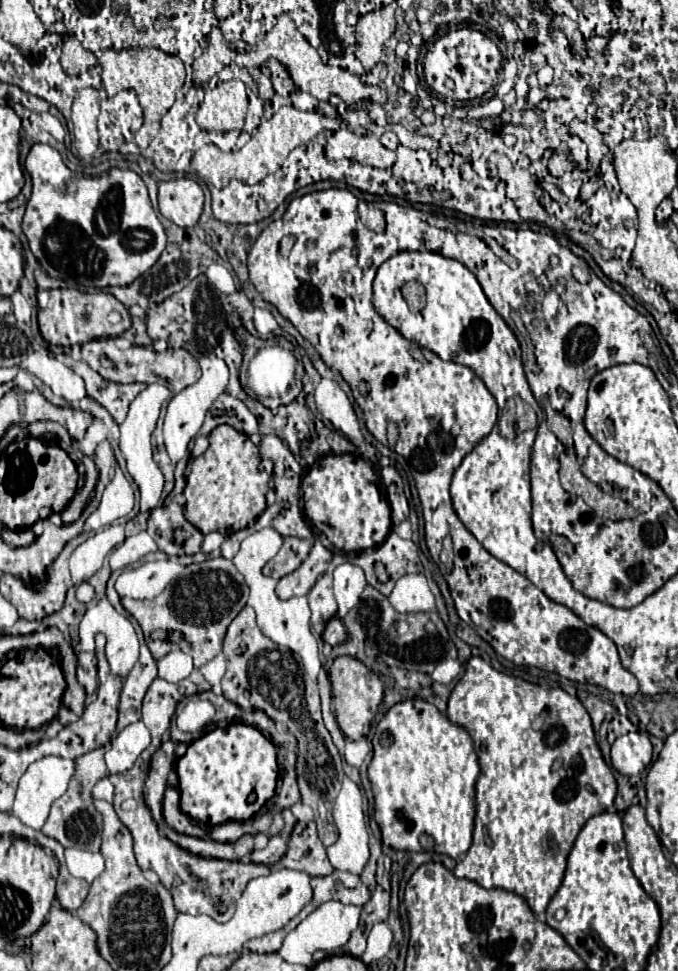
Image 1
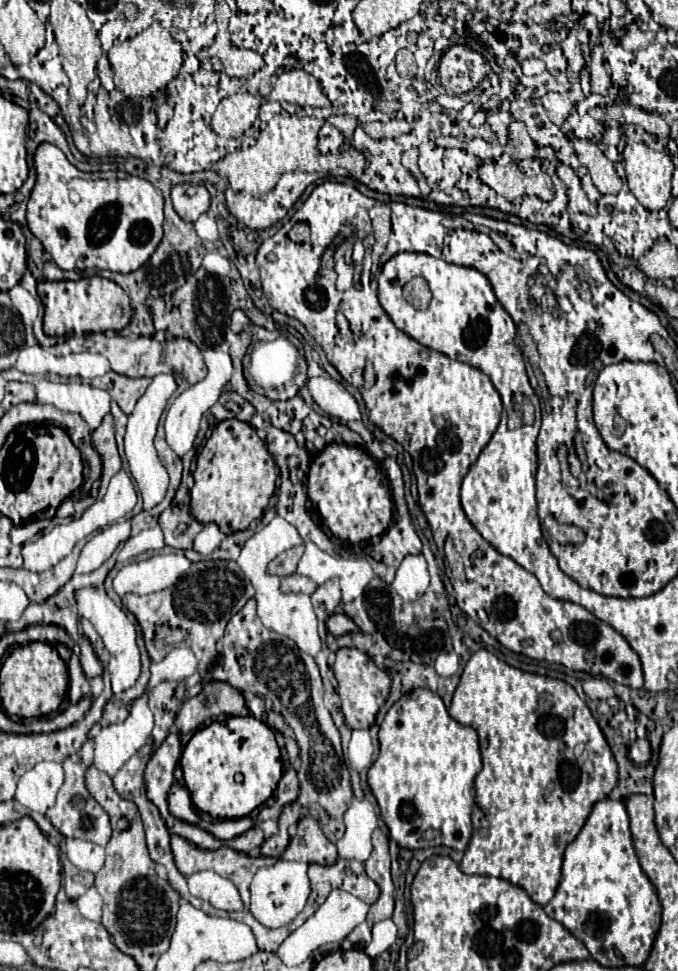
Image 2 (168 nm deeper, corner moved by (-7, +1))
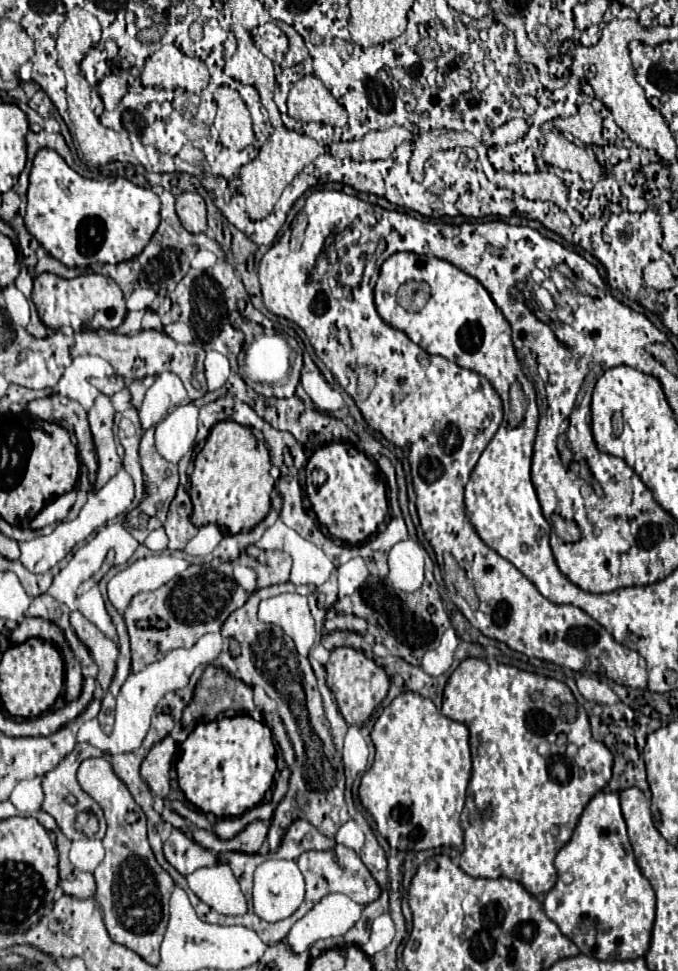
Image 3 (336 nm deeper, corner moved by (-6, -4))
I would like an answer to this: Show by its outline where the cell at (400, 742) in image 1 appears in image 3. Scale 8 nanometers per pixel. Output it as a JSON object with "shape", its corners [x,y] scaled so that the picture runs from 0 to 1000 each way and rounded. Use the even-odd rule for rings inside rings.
{"shape":[[[608,712],[587,716],[563,736],[555,740],[549,751],[549,763],[555,769],[552,784],[537,796],[528,813],[528,821],[543,837],[552,841],[558,858],[587,876],[625,876],[637,872],[678,872],[684,858],[678,854],[678,837],[684,833],[687,811],[693,804],[693,767],[687,747],[655,738],[646,728]]]}

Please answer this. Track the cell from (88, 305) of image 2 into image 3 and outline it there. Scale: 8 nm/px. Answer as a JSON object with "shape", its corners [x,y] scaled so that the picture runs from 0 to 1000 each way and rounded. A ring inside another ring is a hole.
{"shape":[[[59,281],[50,287],[47,310],[53,314],[62,333],[74,337],[80,343],[97,336],[103,336],[109,344],[127,339],[168,341],[186,326],[186,312],[174,291],[156,283],[142,281],[115,283],[109,287],[91,287],[80,281]]]}

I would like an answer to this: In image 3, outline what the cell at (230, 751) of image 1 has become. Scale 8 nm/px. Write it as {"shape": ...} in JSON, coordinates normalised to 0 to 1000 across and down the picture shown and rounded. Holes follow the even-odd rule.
{"shape":[[[345,736],[345,738],[310,743],[310,745],[292,745],[263,773],[263,784],[260,784],[263,808],[271,821],[283,829],[289,829],[295,835],[316,837],[319,841],[348,841],[378,831],[389,823],[407,796],[404,778],[407,778],[407,769],[404,769],[398,751],[375,743],[369,736]]]}

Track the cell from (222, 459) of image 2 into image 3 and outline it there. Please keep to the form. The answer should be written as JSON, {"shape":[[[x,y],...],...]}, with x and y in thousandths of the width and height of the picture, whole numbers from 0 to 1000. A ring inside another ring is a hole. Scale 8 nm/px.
{"shape":[[[324,434],[316,438],[301,462],[286,473],[286,485],[280,489],[286,541],[316,539],[336,551],[381,541],[398,524],[398,508],[404,502],[404,493],[395,487],[398,481],[401,477],[389,454],[381,454],[366,440],[348,434]]]}

